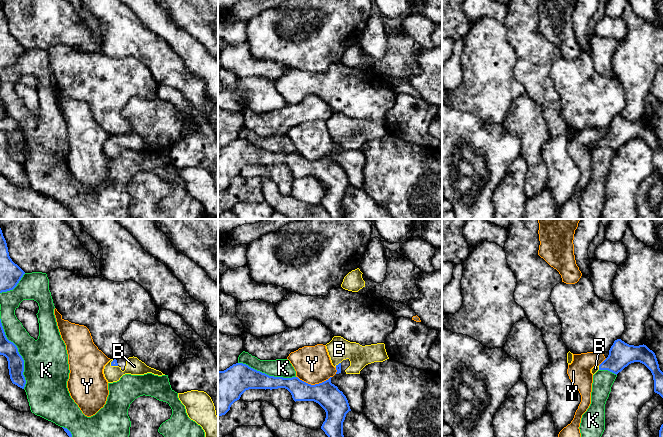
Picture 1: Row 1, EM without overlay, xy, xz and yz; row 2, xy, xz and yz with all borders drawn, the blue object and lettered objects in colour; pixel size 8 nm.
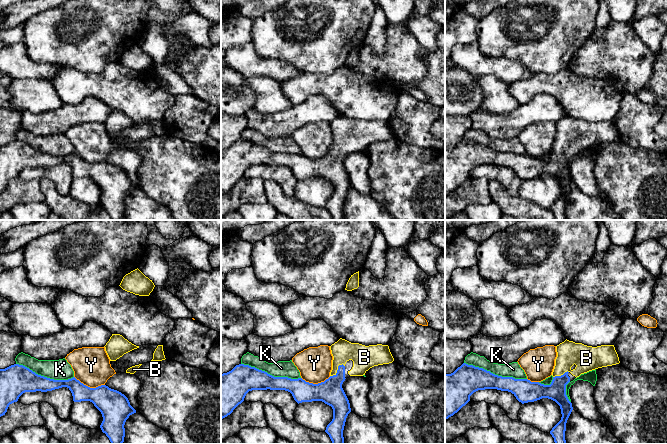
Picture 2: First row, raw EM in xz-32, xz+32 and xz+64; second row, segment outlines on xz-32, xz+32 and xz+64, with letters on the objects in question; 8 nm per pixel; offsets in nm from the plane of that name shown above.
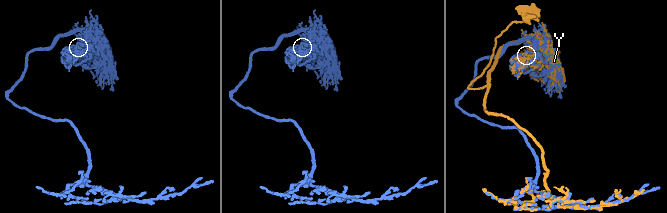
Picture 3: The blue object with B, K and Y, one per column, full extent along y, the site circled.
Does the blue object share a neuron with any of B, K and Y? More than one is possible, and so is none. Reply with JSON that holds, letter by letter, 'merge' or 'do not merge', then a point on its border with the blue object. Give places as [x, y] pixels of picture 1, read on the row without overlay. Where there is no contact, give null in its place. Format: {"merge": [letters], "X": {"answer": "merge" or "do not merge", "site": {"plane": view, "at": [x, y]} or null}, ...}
{"merge": ["B"], "B": {"answer": "merge", "site": {"plane": "xy", "at": [113, 141]}}, "K": {"answer": "do not merge", "site": {"plane": "xy", "at": [18, 129]}}, "Y": {"answer": "do not merge", "site": {"plane": "xz", "at": [315, 160]}}}

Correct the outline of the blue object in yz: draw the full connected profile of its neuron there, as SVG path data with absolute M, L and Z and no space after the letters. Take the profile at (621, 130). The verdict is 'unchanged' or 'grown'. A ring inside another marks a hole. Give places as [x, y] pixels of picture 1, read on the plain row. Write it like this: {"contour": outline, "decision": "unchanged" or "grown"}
{"contour": "M621 115L615 116L609 126L608 133L599 142L594 142L591 149L594 151L598 146L608 146L617 151L634 138L644 140L651 147L654 156L654 168L663 174L663 148L659 144L655 129L644 120L634 122Z", "decision": "grown"}

